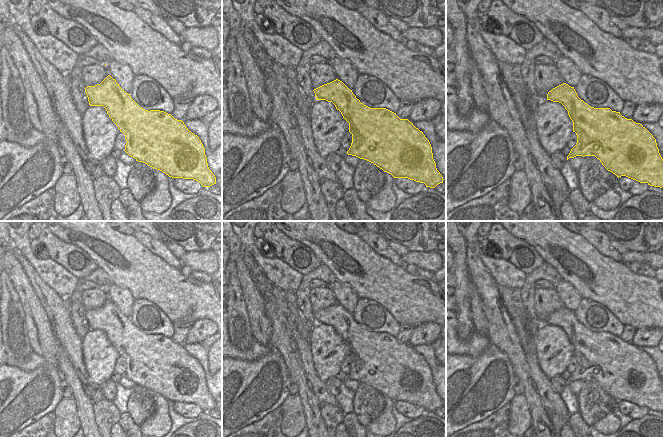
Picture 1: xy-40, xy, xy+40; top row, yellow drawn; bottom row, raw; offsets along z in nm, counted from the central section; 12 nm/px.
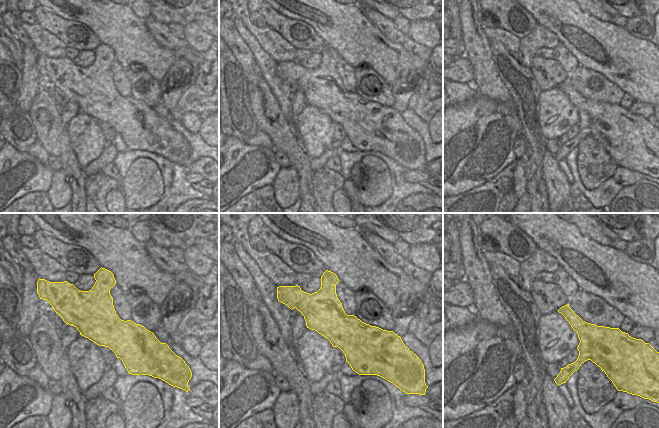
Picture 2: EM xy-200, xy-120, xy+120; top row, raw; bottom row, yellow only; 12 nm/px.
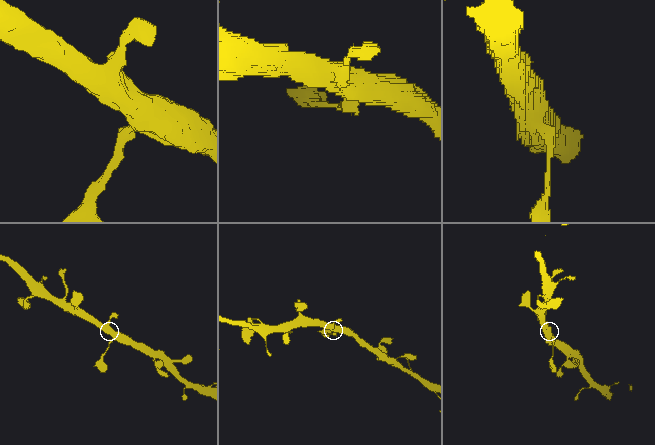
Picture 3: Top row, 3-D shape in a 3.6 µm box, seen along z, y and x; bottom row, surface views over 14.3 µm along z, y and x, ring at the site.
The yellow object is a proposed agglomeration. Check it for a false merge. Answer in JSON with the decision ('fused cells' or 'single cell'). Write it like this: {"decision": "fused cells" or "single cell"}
{"decision": "single cell"}

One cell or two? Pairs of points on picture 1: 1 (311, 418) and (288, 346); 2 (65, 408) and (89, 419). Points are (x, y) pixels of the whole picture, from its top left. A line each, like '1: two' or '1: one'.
1: one
2: two

